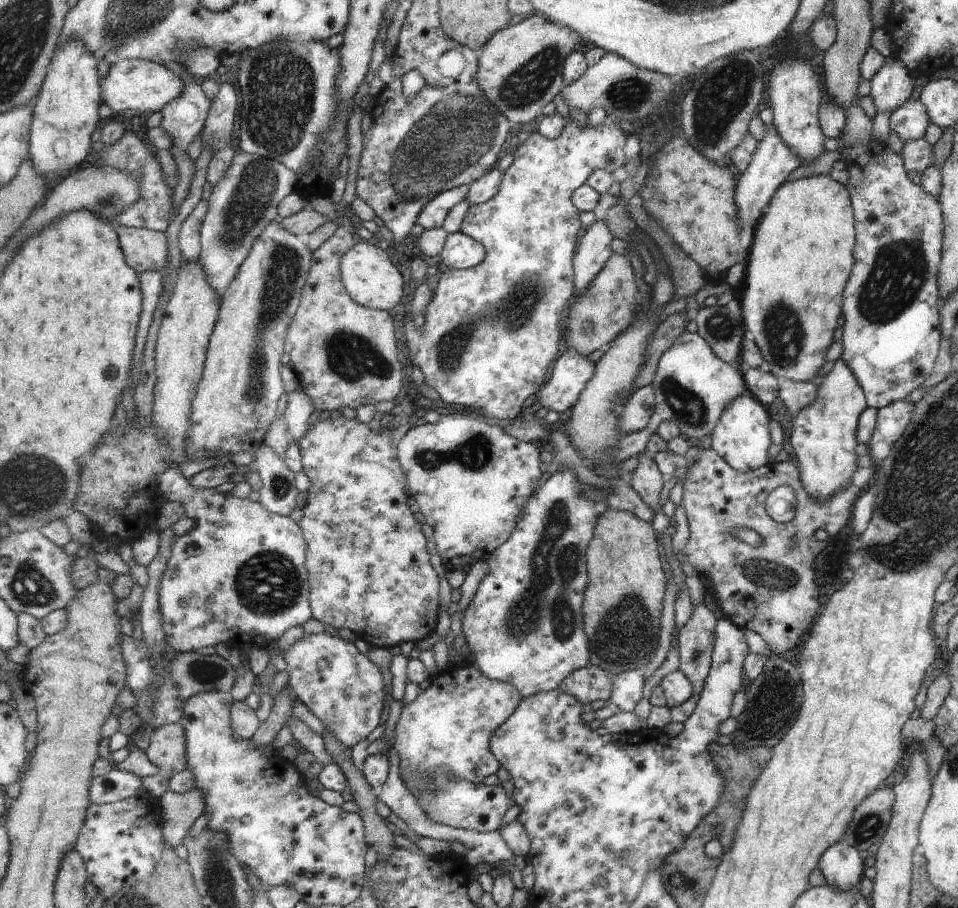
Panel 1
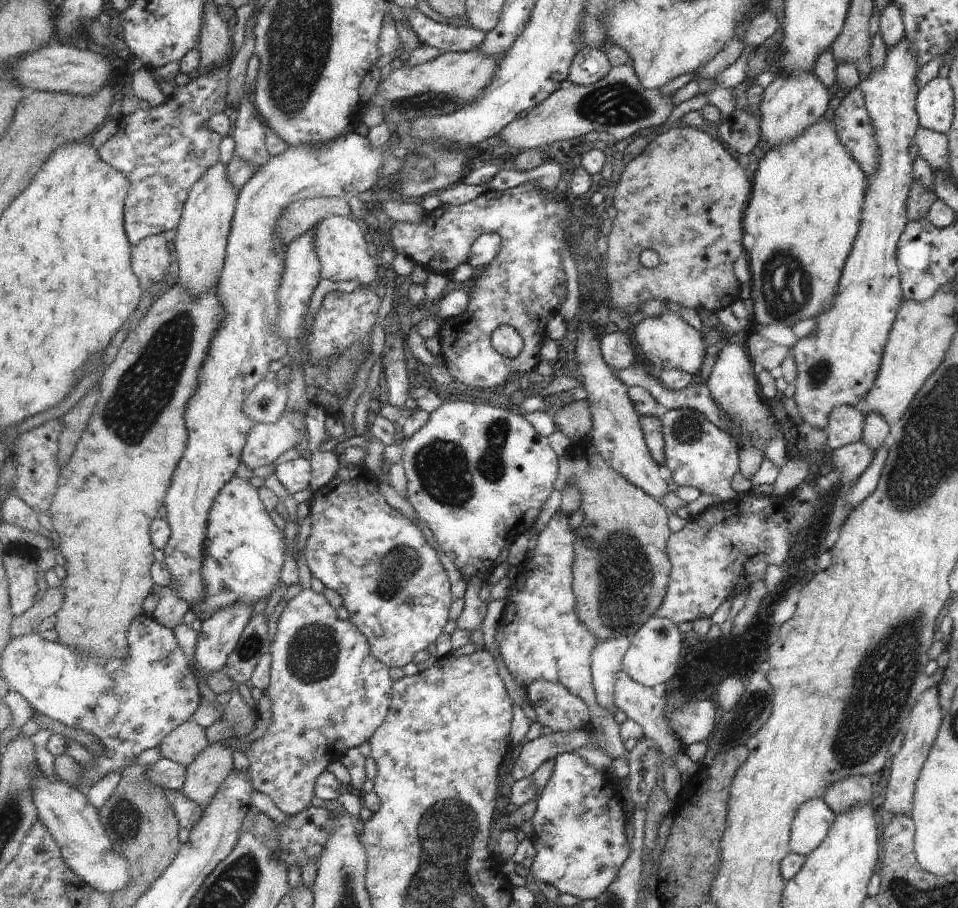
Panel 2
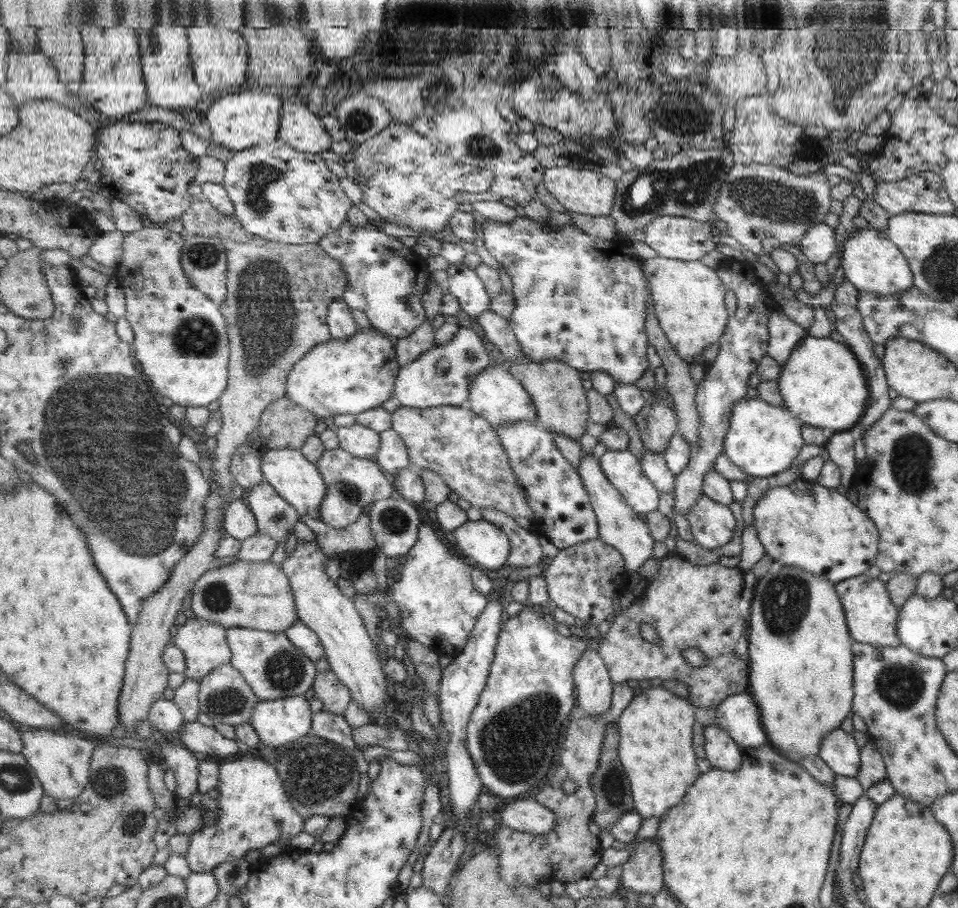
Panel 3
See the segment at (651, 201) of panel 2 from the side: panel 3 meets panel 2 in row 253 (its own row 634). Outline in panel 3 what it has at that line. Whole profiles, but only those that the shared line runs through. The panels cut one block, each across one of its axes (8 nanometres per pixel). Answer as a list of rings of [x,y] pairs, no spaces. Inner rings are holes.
[[[668,554],[659,560],[659,571],[657,571],[657,575],[655,575],[651,581],[646,582],[645,593],[641,598],[638,598],[634,601],[634,603],[625,608],[624,611],[618,612],[615,617],[611,620],[610,629],[605,637],[601,639],[599,643],[599,655],[603,658],[607,669],[610,671],[611,680],[613,685],[617,683],[627,682],[627,680],[645,680],[651,678],[660,678],[664,680],[679,680],[679,682],[683,682],[683,684],[687,684],[689,686],[689,698],[688,701],[693,703],[696,708],[711,708],[714,709],[719,702],[725,700],[726,697],[729,697],[731,694],[739,694],[746,692],[745,686],[747,686],[747,640],[745,640],[746,635],[741,636],[741,632],[743,632],[743,626],[745,626],[745,622],[743,622],[743,618],[739,616],[739,610],[737,610],[737,602],[739,602],[739,592],[741,592],[741,582],[746,582],[746,580],[741,580],[741,572],[739,572],[738,568],[727,568],[720,566],[718,563],[713,564],[705,564],[704,566],[697,566],[688,562],[681,555]],[[641,622],[643,624],[649,624],[655,632],[658,634],[659,643],[651,643],[647,642],[645,638],[643,638],[643,634],[641,634]],[[687,648],[699,648],[699,652],[703,654],[705,657],[705,662],[703,662],[703,666],[699,666],[698,668],[694,668],[683,656],[683,650],[687,650]]]

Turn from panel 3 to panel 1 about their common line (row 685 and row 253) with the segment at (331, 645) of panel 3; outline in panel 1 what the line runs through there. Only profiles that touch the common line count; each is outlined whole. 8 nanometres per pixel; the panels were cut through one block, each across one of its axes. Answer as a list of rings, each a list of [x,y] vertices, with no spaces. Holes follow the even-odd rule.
[[[365,239],[359,240],[357,246],[349,249],[349,252],[342,256],[341,272],[343,284],[350,293],[351,298],[359,304],[366,306],[370,309],[377,309],[388,311],[395,308],[401,298],[403,298],[403,280],[407,276],[401,276],[399,266],[391,261],[387,256],[387,252],[375,246],[372,240],[366,241]]]

